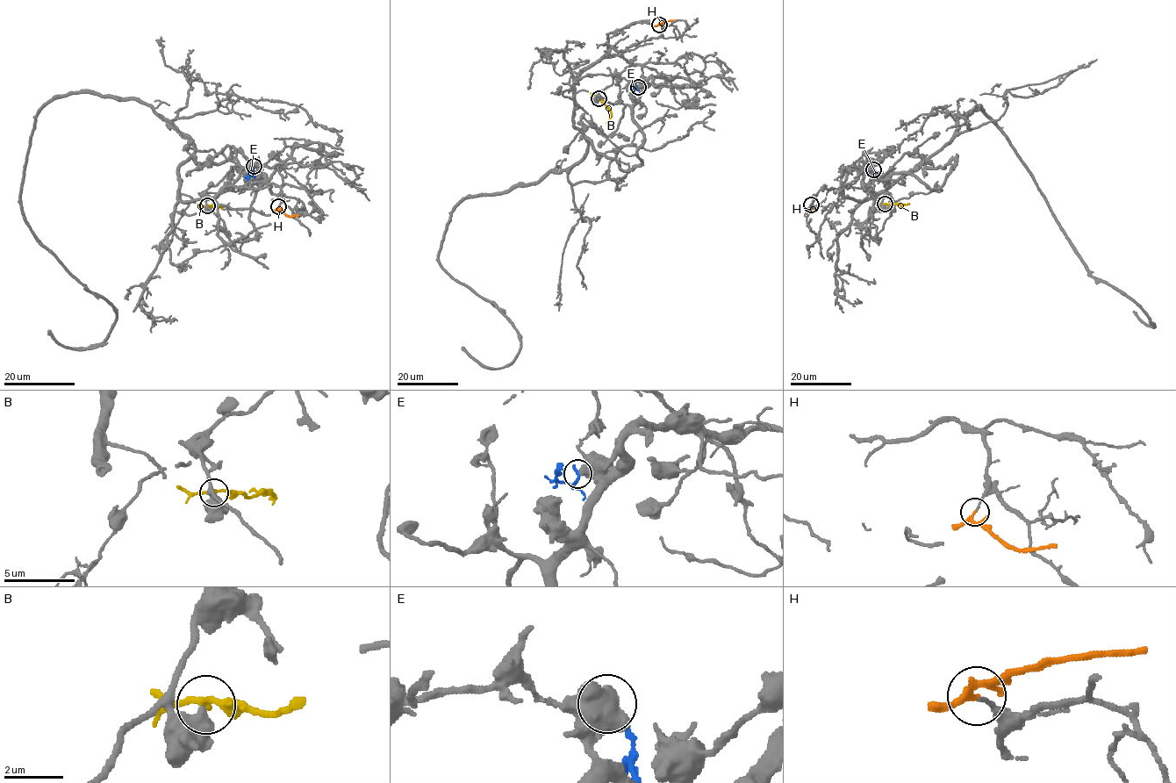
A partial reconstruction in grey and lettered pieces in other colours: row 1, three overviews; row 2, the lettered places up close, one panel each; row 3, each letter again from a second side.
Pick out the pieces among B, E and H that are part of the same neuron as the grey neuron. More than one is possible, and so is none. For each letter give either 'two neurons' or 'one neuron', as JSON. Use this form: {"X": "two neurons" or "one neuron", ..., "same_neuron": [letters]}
{"B": "one neuron", "E": "two neurons", "H": "two neurons", "same_neuron": ["B"]}

